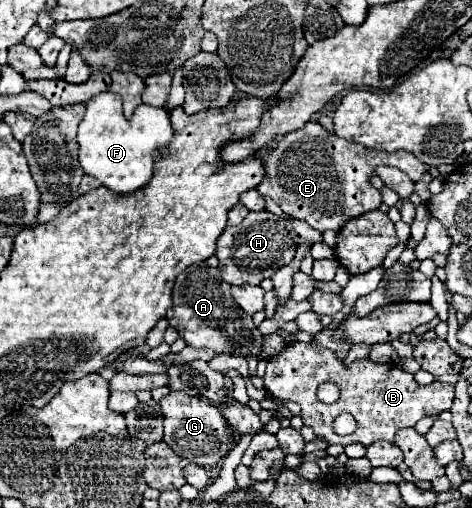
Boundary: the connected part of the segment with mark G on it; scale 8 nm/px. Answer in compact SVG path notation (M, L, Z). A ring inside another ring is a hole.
M170 391L160 401L160 407L164 413L164 441L180 457L186 457L190 463L202 467L216 467L232 451L236 427L228 423L228 419L220 413L216 405L200 397L182 395L182 391Z

